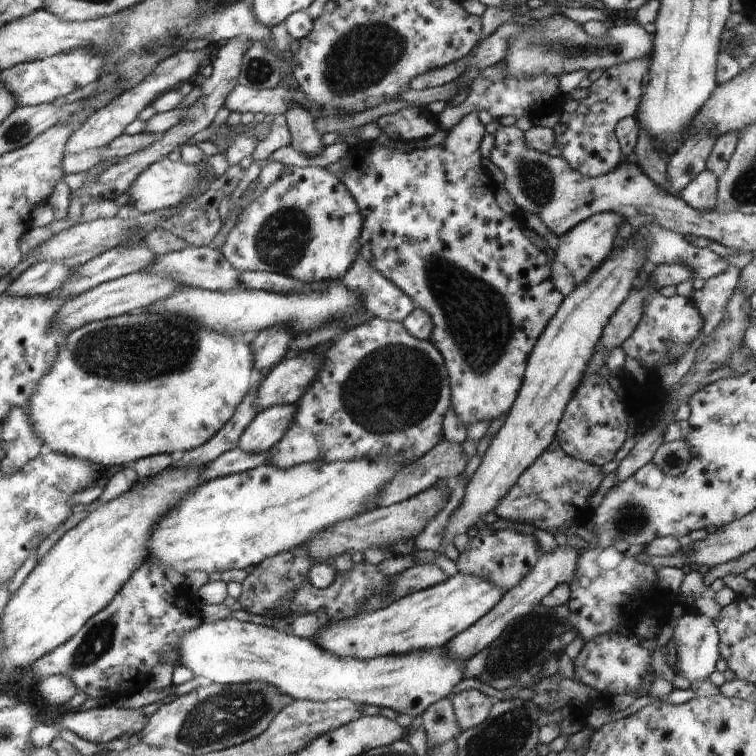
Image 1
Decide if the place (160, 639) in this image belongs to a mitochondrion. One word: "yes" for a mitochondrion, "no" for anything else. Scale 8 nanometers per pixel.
no

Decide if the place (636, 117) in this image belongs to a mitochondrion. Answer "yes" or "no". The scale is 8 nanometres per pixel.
no

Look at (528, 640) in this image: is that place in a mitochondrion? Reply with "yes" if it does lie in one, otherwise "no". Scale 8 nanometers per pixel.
yes

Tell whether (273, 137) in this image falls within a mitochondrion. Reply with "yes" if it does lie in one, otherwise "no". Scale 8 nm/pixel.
no

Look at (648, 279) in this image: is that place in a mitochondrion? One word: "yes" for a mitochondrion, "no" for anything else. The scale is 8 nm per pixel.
no

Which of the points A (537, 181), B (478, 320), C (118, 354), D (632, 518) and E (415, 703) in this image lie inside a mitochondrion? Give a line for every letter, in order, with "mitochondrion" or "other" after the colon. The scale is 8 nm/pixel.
A: mitochondrion
B: mitochondrion
C: mitochondrion
D: mitochondrion
E: other

